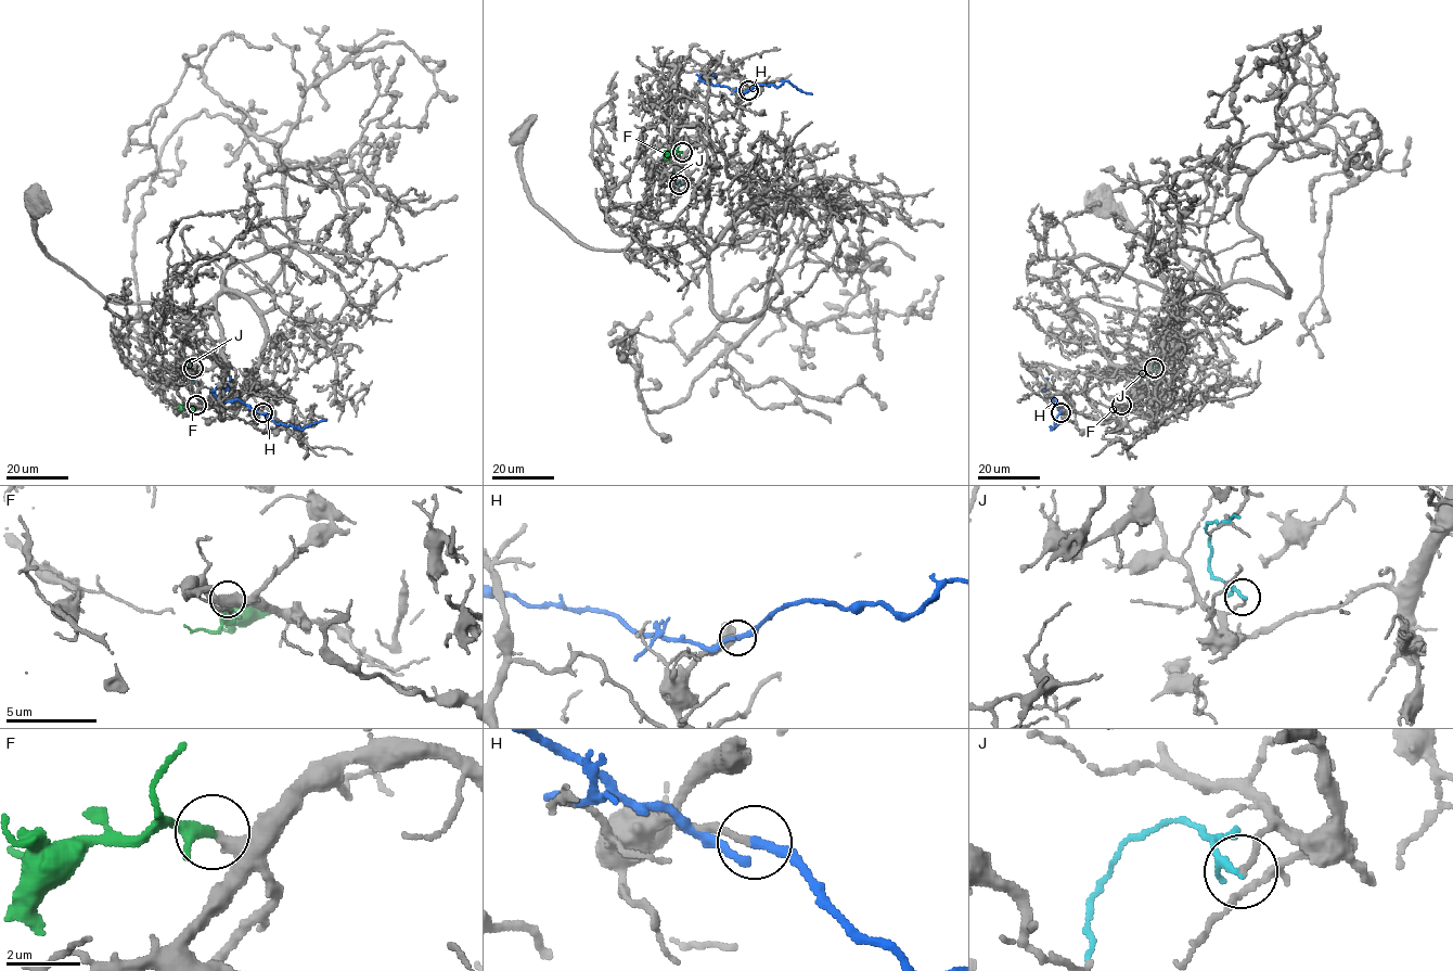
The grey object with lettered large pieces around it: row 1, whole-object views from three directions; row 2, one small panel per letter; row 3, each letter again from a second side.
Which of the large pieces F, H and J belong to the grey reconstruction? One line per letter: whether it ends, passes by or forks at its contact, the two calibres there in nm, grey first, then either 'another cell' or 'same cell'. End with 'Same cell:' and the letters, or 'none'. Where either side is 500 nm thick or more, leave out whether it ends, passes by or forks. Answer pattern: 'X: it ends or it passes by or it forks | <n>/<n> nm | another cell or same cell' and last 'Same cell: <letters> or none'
F: it passes by | 320/280 nm | same cell
H: it passes by | 190/240 nm | another cell
J: it passes by | 160/160 nm | another cell
Same cell: F

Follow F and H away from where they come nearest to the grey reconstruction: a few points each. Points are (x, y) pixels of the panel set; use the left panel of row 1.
F: (196, 405), (179, 406)
H: (262, 412), (238, 399), (222, 401), (215, 395), (217, 387), (227, 388), (230, 378)

